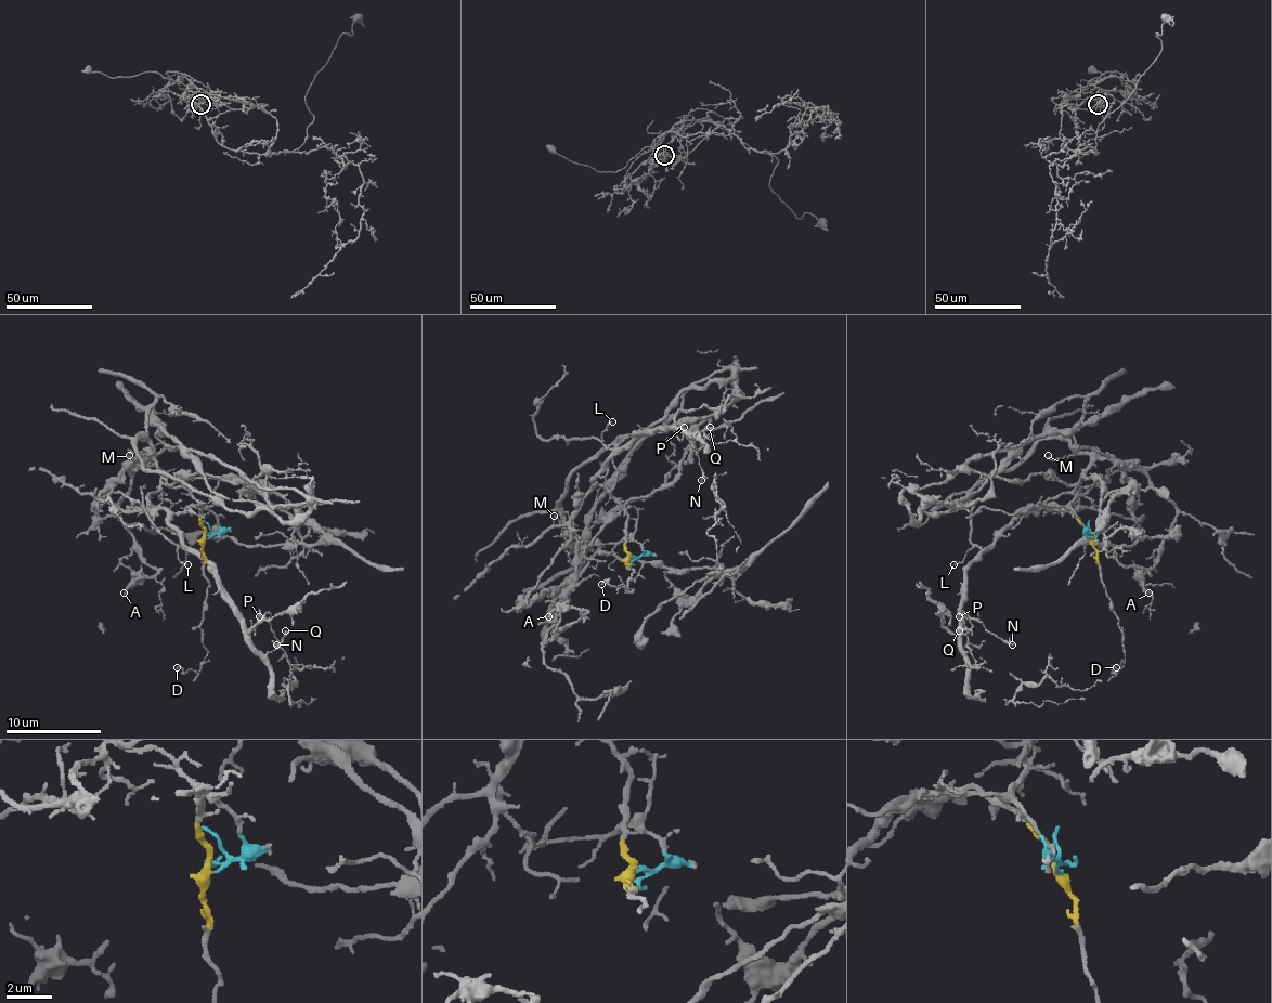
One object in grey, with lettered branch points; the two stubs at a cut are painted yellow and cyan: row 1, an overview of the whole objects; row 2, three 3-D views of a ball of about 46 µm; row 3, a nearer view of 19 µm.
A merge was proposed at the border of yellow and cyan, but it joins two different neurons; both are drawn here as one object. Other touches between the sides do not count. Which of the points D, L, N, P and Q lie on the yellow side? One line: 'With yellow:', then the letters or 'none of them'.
With yellow: D, L, N, P, Q

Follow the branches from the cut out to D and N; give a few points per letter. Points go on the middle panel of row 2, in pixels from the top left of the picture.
D: (630, 557), (630, 567), (634, 572), (624, 588), (632, 593), (622, 584), (600, 584)
N: (630, 557), (626, 509), (594, 479), (606, 465), (636, 435), (670, 429), (686, 438), (698, 457), (701, 481)

